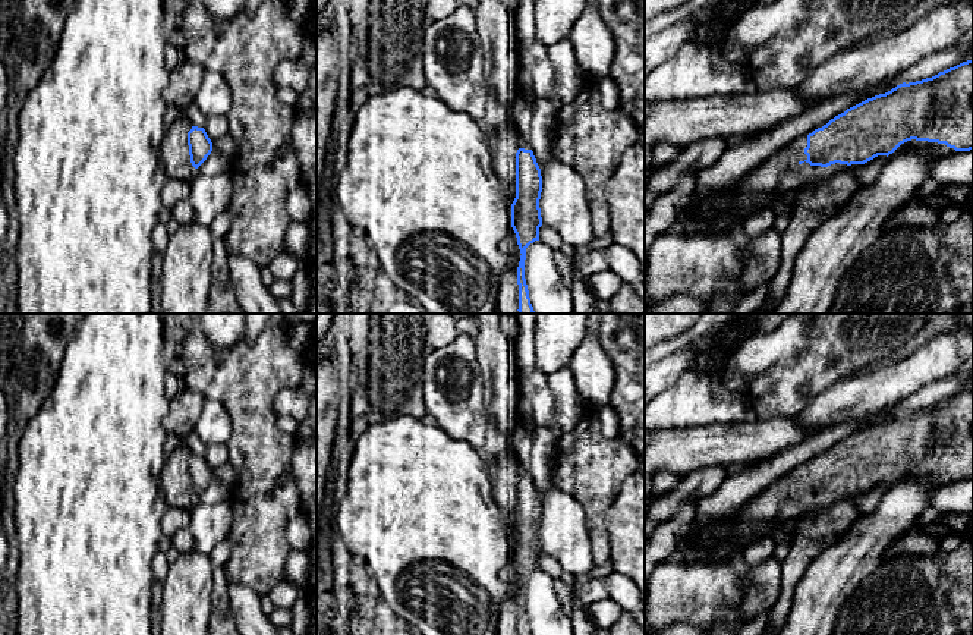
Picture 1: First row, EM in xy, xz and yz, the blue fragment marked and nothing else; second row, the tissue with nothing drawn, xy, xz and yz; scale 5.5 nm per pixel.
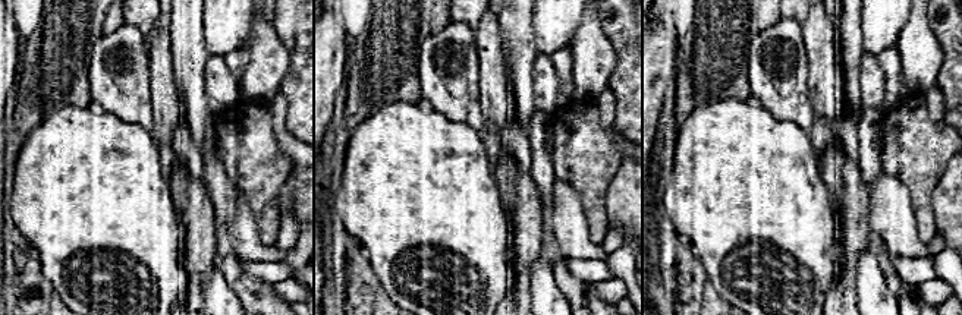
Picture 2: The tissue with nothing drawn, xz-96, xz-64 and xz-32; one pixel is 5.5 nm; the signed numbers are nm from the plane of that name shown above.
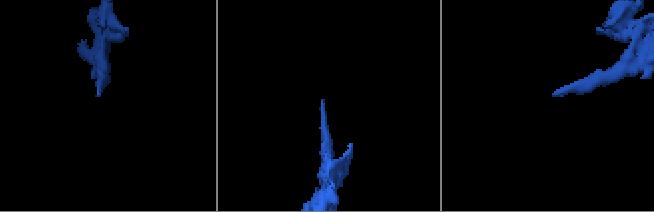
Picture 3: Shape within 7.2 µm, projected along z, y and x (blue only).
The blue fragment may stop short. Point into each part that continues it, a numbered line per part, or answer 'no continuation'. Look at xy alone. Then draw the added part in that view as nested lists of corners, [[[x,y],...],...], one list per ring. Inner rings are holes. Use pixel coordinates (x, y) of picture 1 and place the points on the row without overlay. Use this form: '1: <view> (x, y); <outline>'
1: xy (175, 484); [[[180,446],[170,458],[167,458],[160,474],[160,488],[170,507],[192,510],[198,503],[190,491],[188,460],[192,453],[188,447]]]

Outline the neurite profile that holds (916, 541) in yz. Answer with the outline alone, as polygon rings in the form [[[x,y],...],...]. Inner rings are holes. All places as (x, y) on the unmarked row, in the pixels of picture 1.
[[[922,525],[904,532],[897,541],[891,544],[884,562],[888,562],[897,556],[922,556],[939,553],[939,537],[929,535]]]

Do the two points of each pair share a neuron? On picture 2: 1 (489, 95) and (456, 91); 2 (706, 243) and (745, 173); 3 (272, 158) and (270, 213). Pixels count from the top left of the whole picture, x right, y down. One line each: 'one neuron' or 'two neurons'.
1: two neurons
2: one neuron
3: one neuron

